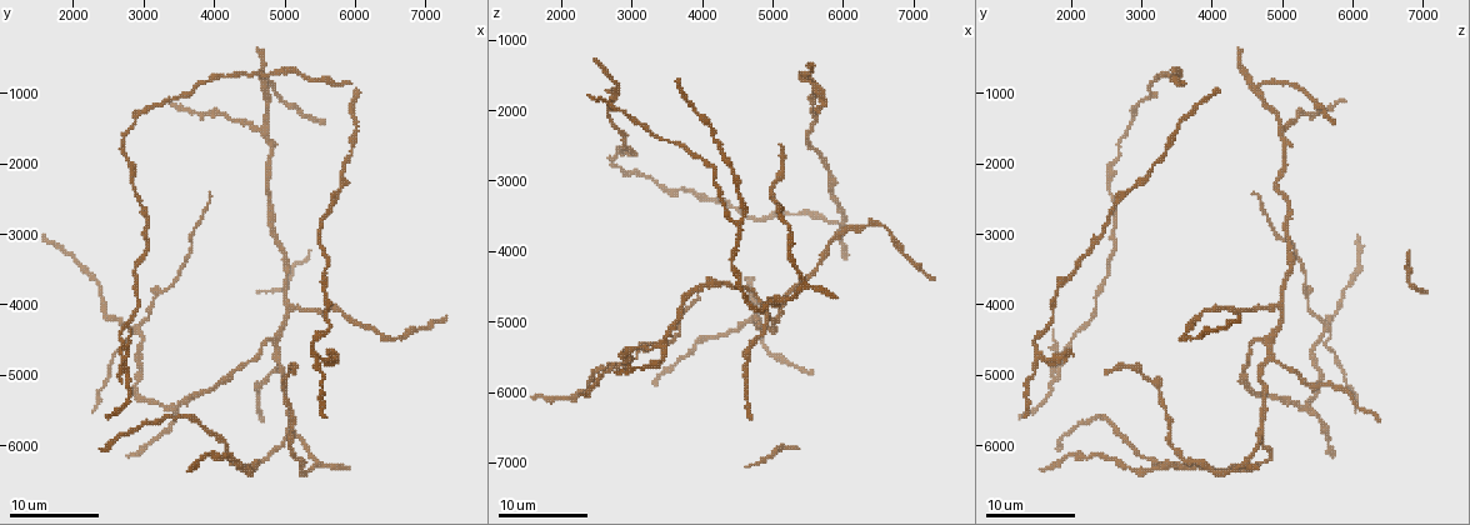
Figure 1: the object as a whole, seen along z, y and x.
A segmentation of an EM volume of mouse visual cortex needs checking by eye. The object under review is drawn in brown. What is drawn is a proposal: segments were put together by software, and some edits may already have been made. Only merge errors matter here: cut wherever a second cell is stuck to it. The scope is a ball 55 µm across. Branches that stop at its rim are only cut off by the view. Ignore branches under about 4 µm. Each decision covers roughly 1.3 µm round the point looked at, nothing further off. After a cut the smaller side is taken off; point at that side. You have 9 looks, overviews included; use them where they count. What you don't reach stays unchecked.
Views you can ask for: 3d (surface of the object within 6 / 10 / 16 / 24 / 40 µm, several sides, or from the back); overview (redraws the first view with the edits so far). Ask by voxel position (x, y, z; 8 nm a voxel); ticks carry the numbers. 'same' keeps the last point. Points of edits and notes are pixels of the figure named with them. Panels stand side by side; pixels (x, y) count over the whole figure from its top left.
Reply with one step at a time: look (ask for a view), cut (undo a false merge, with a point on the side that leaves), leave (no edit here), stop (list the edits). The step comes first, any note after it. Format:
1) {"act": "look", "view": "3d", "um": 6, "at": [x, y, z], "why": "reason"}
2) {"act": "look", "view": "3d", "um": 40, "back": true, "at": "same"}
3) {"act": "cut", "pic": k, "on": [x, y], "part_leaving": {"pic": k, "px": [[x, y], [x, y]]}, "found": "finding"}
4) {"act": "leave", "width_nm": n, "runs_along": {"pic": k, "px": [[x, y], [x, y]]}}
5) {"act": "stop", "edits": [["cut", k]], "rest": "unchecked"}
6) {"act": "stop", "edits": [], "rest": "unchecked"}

{"act": "look", "view": "3d", "um": 10, "at": [4850, 4750, 4850], "why": "three-way junction"}

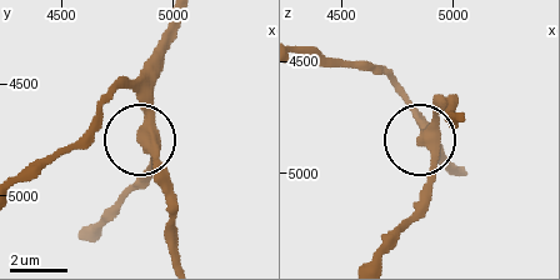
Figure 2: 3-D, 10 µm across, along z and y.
{"act": "leave", "side_arm_um": 16, "runs_along": {"pic": 2, "px": [[175, 258], [171, 179], [145, 140], [149, 184]]}, "found": "one cell here"}

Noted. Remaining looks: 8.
{"act": "look", "view": "3d", "um": 16, "at": [3400, 5450, 5350]}

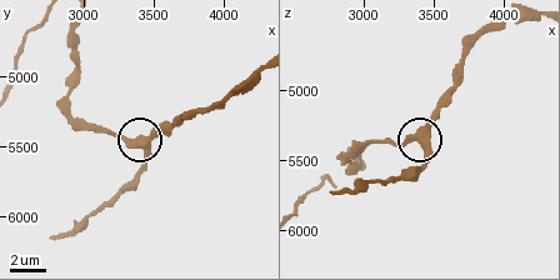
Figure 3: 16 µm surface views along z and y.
{"act": "leave", "runs_along": {"pic": 3, "px": [[259, 69], [214, 104], [143, 138], [143, 168]]}, "found": "one cell here"}

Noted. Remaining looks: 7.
{"act": "look", "view": "3d", "um": 16, "at": [2900, 4350, 5700], "why": "four or more arms meet"}

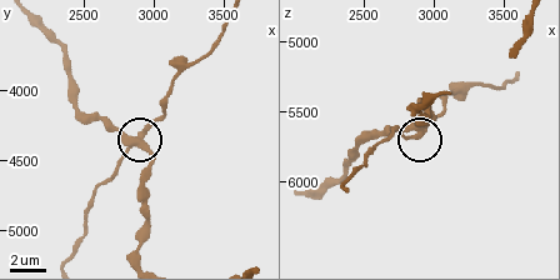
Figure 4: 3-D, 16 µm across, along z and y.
{"act": "cut", "pic": 4, "on": [121, 159], "arms": 4, "found": "two cells meet here"}

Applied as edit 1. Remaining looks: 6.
{"act": "look", "view": "overview", "why": "redraw"}

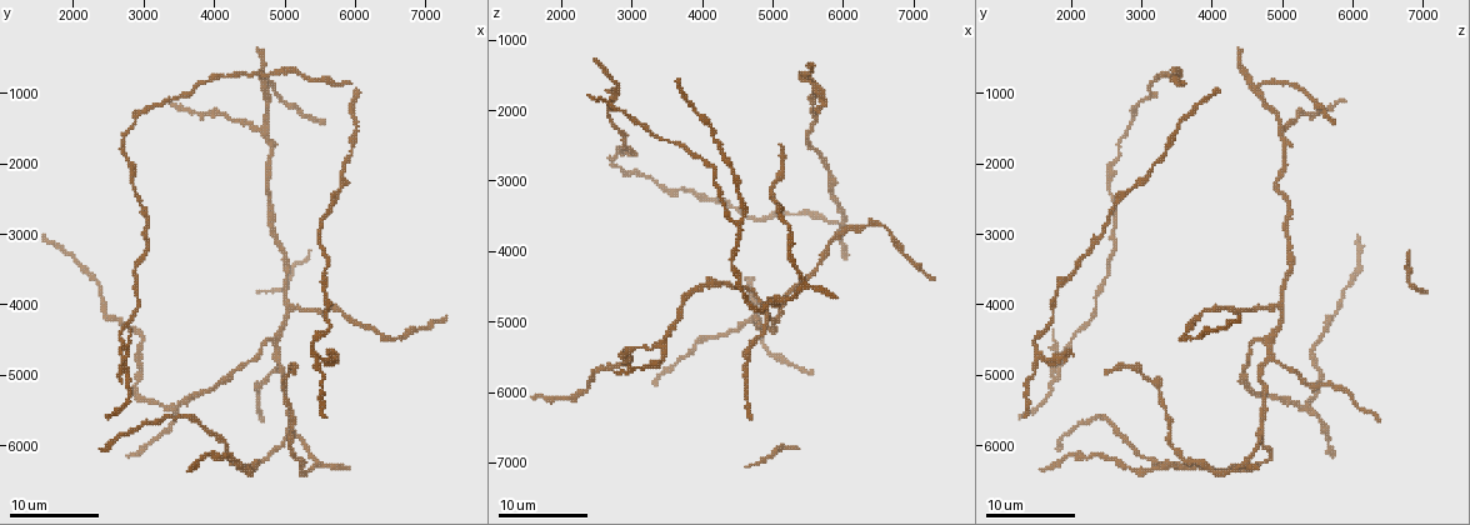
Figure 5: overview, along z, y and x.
{"act": "look", "view": "3d", "um": 16, "at": [4450, 6300, 3550], "why": "a fork"}

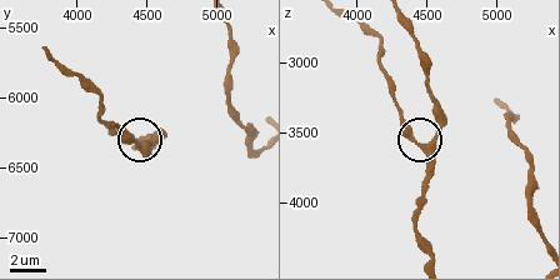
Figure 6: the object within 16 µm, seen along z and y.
{"act": "look", "view": "3d", "um": 6, "at": [4440, 6280, 3560]}

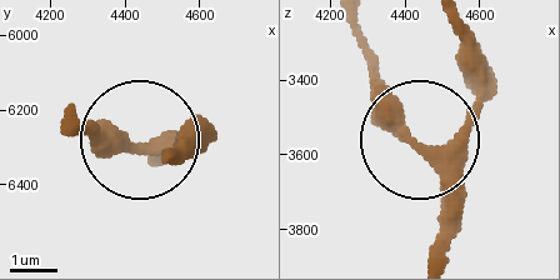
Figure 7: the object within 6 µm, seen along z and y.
{"act": "leave", "arms": 3, "runs_along": {"pic": 7, "px": [[414, 143], [445, 191], [445, 246]]}, "found": "continuous, no second cell"}

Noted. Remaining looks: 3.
{"act": "stop", "edits": [["cut", 4]], "rest": "unchecked"}

